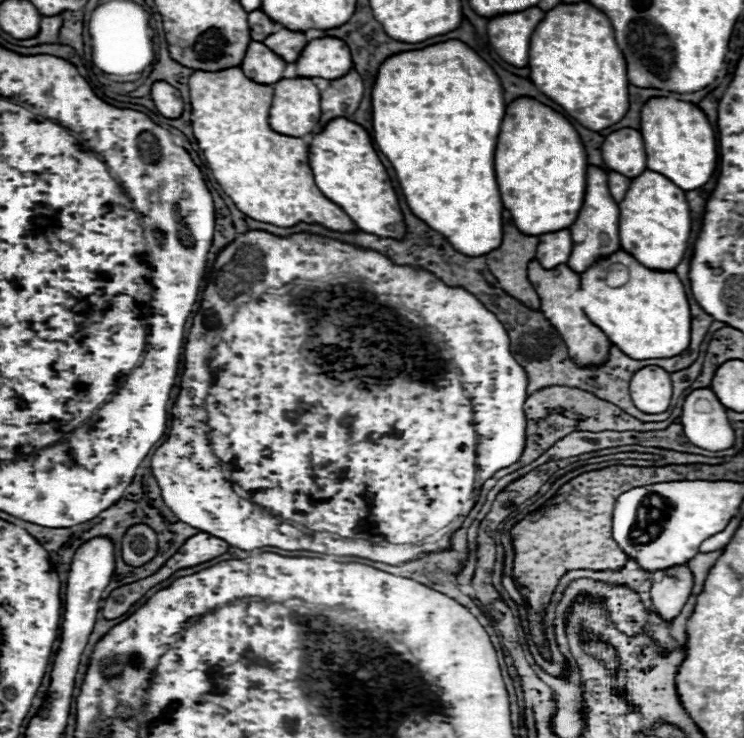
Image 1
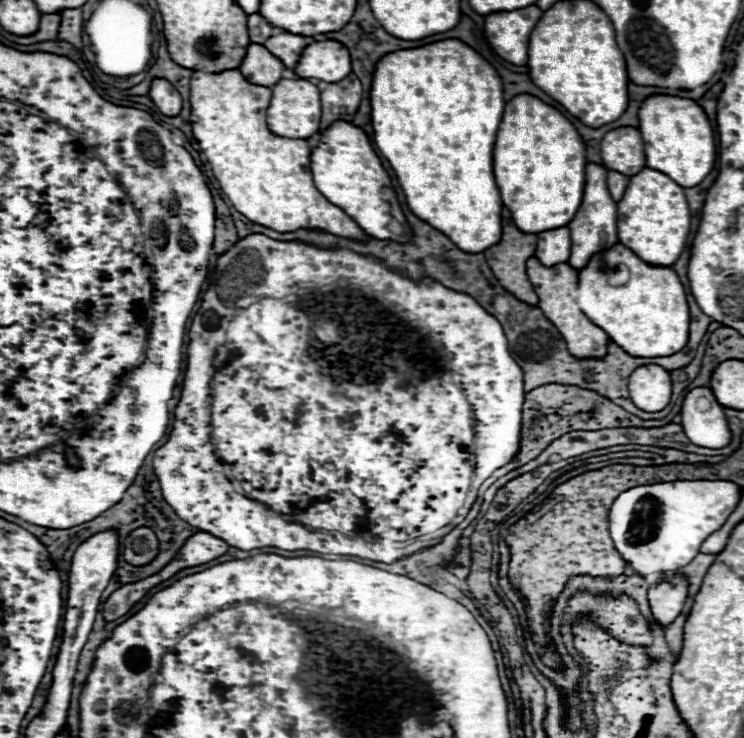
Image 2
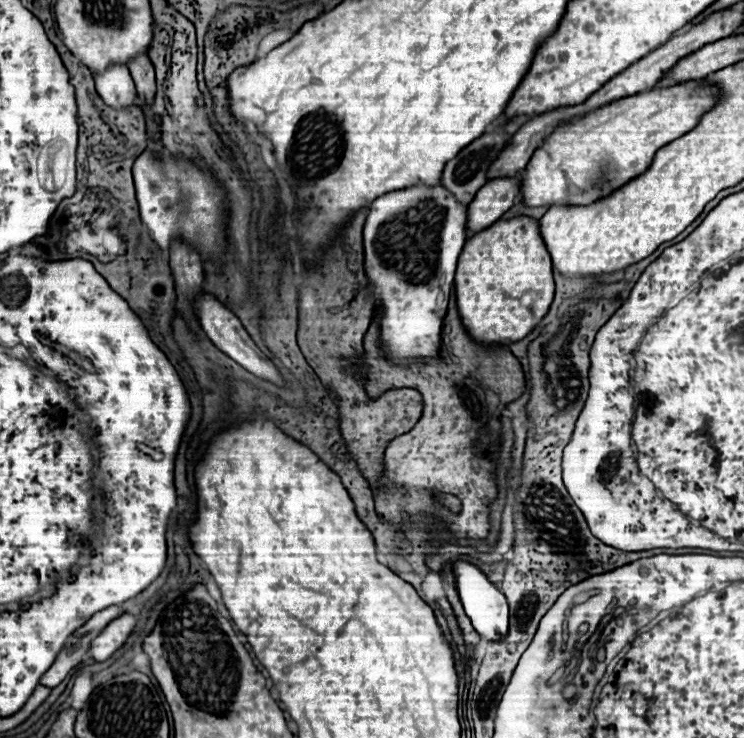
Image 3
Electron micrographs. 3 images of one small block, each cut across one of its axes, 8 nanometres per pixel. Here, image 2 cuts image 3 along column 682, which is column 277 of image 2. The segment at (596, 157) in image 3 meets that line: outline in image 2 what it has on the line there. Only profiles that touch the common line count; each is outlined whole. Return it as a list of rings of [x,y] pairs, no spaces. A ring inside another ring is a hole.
[[[284,78],[282,82],[272,86],[272,100],[266,116],[272,134],[284,138],[310,138],[320,130],[320,114],[322,114],[320,90],[312,82],[304,78],[296,78],[296,80]]]

